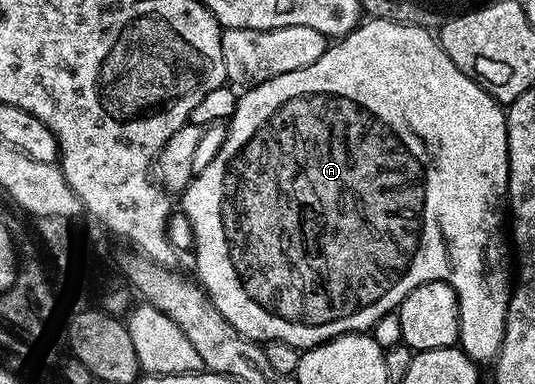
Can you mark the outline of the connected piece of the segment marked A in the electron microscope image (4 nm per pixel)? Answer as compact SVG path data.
M371 18L361 21L360 25L350 33L343 35L337 44L329 45L314 64L306 68L298 68L294 72L282 72L282 76L274 76L265 82L259 82L254 87L245 89L237 97L236 107L231 118L227 119L226 127L228 131L224 134L224 139L220 142L220 147L216 150L216 155L205 164L199 167L198 173L188 183L188 187L182 192L184 198L184 214L188 217L188 226L192 229L192 238L196 241L196 274L200 286L207 291L208 299L217 306L218 312L222 314L234 326L234 328L244 338L249 338L255 343L267 344L269 342L285 342L297 348L307 348L309 346L321 346L324 342L330 341L343 334L359 334L371 331L372 325L384 314L391 314L399 307L404 298L413 290L427 282L449 282L456 290L456 298L460 302L460 341L465 354L468 354L473 362L483 364L491 363L495 359L496 353L500 350L502 336L506 328L506 312L508 302L512 298L514 289L514 266L508 263L510 258L510 246L506 241L506 230L496 226L496 209L508 196L508 116L505 107L494 99L480 87L476 79L466 76L446 56L446 52L440 47L439 41L434 37L431 29L424 29L420 26L409 26L402 22L391 22L390 20Z

